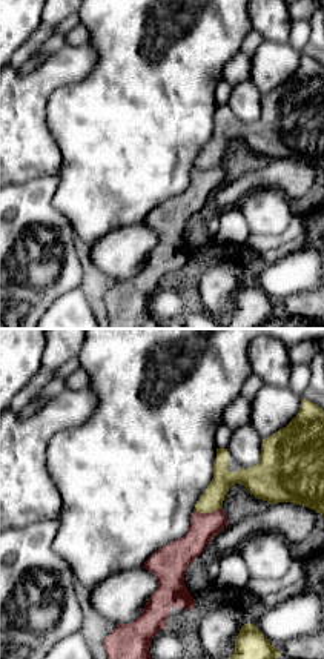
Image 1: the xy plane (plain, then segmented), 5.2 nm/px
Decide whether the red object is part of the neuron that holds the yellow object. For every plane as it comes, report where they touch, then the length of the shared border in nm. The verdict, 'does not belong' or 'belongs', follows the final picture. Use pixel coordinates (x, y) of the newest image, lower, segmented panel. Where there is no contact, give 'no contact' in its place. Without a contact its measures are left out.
meets yellow at (208, 512); contact 160 nm long

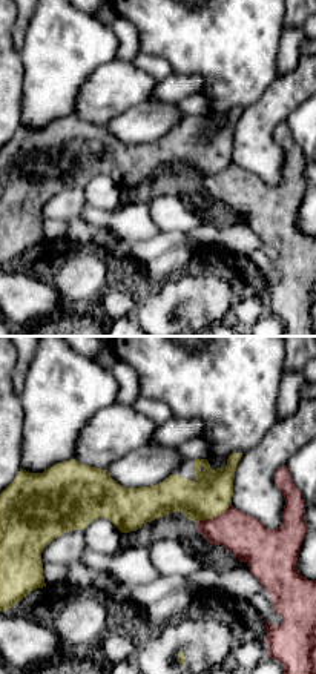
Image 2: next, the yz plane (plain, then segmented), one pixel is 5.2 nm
meets yellow at (213, 516); contact 200 nm long

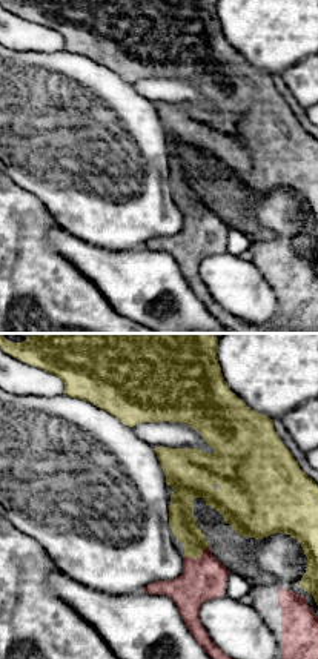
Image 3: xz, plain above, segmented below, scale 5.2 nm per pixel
meets yellow at (195, 558); contact 150 nm long

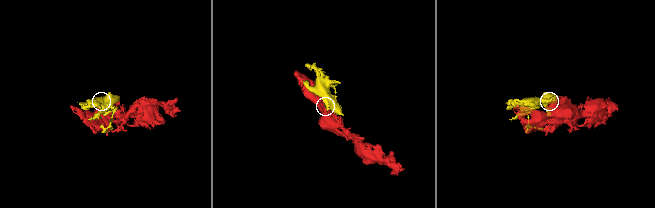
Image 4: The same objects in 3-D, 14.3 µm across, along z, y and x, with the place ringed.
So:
belongs

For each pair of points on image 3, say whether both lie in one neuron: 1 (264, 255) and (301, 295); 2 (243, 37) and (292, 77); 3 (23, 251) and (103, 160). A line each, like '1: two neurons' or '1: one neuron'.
1: one neuron
2: two neurons
3: two neurons

